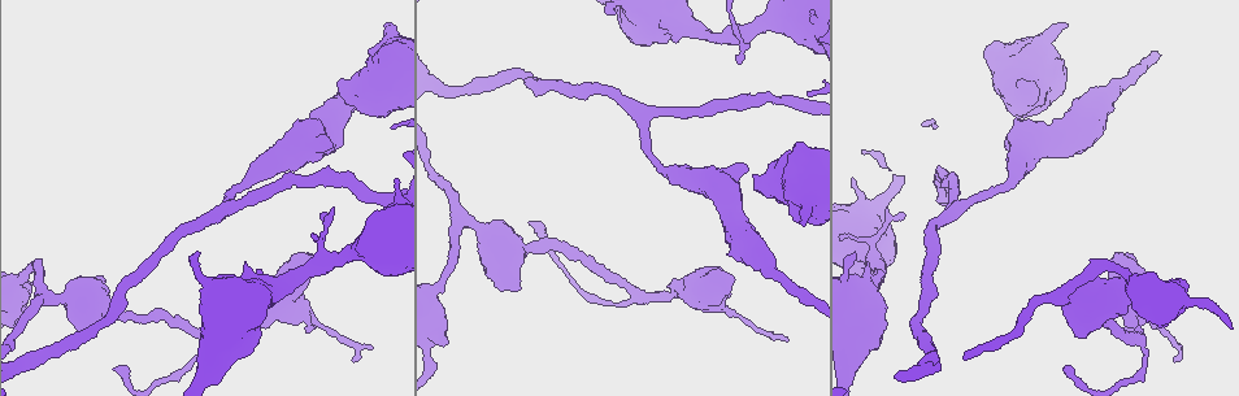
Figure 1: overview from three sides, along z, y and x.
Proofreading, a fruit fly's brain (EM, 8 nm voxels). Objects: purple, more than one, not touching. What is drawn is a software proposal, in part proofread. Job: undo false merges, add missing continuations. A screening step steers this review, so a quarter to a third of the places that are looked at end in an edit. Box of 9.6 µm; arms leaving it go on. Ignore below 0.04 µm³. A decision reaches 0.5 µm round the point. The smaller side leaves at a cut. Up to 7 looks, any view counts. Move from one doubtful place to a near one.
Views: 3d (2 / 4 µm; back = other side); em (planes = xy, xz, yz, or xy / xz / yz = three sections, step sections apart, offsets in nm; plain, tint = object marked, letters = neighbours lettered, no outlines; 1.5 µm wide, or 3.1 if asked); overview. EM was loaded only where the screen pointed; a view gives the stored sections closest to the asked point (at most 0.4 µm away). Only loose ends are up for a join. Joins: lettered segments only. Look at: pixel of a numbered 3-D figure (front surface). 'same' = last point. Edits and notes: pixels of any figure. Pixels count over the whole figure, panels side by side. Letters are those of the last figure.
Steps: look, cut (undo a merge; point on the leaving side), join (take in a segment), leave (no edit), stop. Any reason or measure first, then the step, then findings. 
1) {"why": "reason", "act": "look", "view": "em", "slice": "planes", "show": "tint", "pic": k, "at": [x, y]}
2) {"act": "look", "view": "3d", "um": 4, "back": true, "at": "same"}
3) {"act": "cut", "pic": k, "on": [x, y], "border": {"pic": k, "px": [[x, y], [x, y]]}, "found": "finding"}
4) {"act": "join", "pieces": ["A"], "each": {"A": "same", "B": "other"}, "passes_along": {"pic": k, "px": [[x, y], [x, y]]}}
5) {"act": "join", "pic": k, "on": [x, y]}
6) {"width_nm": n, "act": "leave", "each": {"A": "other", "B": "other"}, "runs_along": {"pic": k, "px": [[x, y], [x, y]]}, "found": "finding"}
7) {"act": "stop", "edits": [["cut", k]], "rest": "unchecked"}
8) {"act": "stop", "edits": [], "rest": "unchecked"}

{"why": "branch stops here", "act": "look", "view": "em", "slice": "planes", "show": "tint", "pic": 1, "at": [1066, 24]}

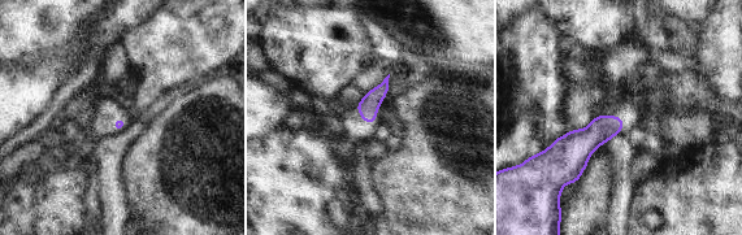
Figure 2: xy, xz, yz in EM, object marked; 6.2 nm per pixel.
{"why": "see the neighbours", "act": "look", "view": "em", "slice": "planes", "show": "letters", "at": "same"}

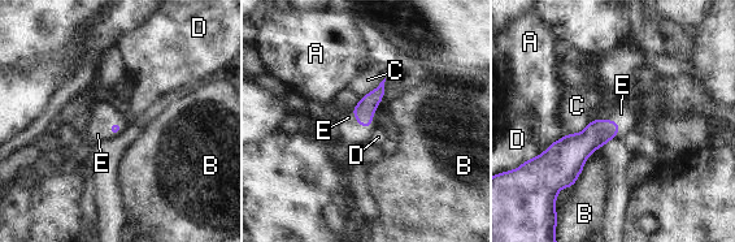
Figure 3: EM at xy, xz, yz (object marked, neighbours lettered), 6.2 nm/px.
{"act": "join", "pieces": ["E"], "each": {"A": "other", "B": "other", "C": "other", "D": "other", "E": "same"}, "passes_along": {"pic": 3, "px": [[599, 132], [614, 122], [621, 113]]}, "found": "it goes on there"}

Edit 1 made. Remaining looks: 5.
{"why": "redraw", "act": "look", "view": "overview"}

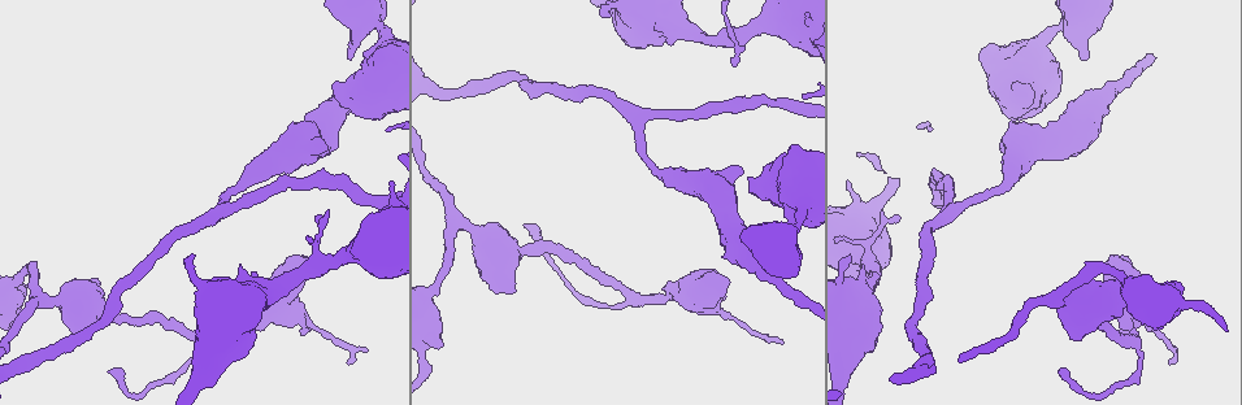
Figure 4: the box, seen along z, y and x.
{"why": "thick end", "act": "look", "view": "3d", "um": 4, "back": true, "pic": 4, "at": [1012, 83]}

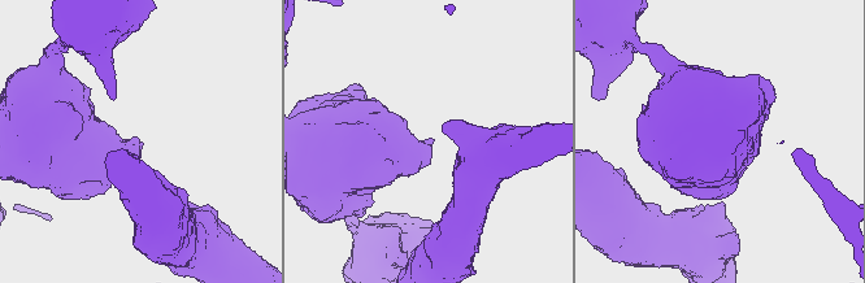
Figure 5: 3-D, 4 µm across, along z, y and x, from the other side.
{"why": "now the EM", "act": "look", "view": "em", "slice": "planes", "show": "letters", "pic": 5, "at": [141, 144]}

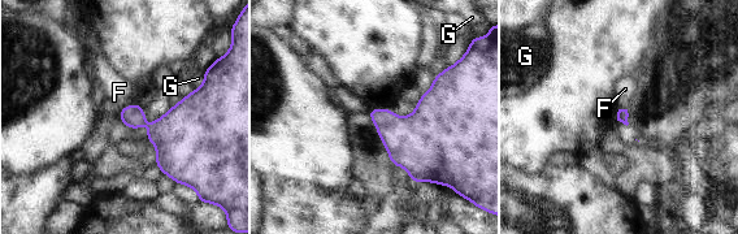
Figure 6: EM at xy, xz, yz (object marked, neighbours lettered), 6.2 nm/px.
{"longest_contact_nm": ["G", 140], "act": "leave", "each": {"F": "other", "G": "other"}, "border": {"pic": 6, "px": [[130, 103], [120, 111]]}, "found": "no lettered segment goes on from it"}

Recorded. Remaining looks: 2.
{"why": "an open end", "act": "look", "view": "em", "slice": "planes", "show": "plain", "pic": 4, "at": [319, 217]}

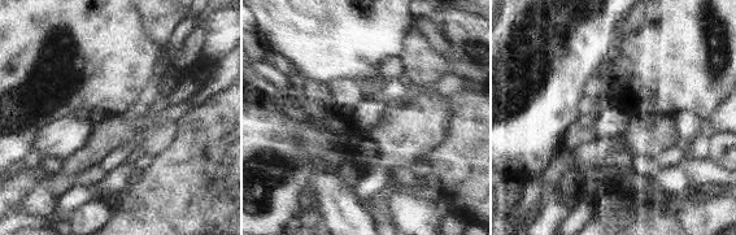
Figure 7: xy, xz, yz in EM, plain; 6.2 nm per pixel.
{"act": "look", "view": "em", "slice": "planes", "show": "letters", "at": "same"}

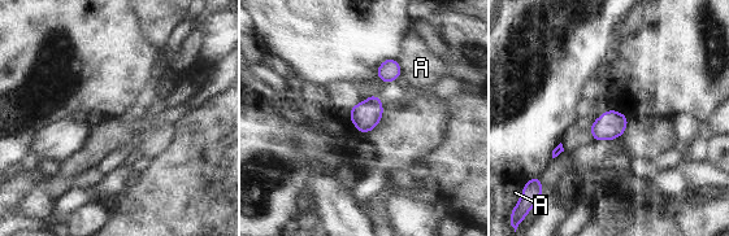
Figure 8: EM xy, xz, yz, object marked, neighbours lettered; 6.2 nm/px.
{"width_nm": 180, "act": "leave", "each": {"A": "other"}, "border": {"pic": 8, "px": [[395, 58], [402, 75]]}, "found": "none of them fits"}

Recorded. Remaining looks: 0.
{"act": "stop", "edits": [["join", 3]], "rest": "unchecked"}

